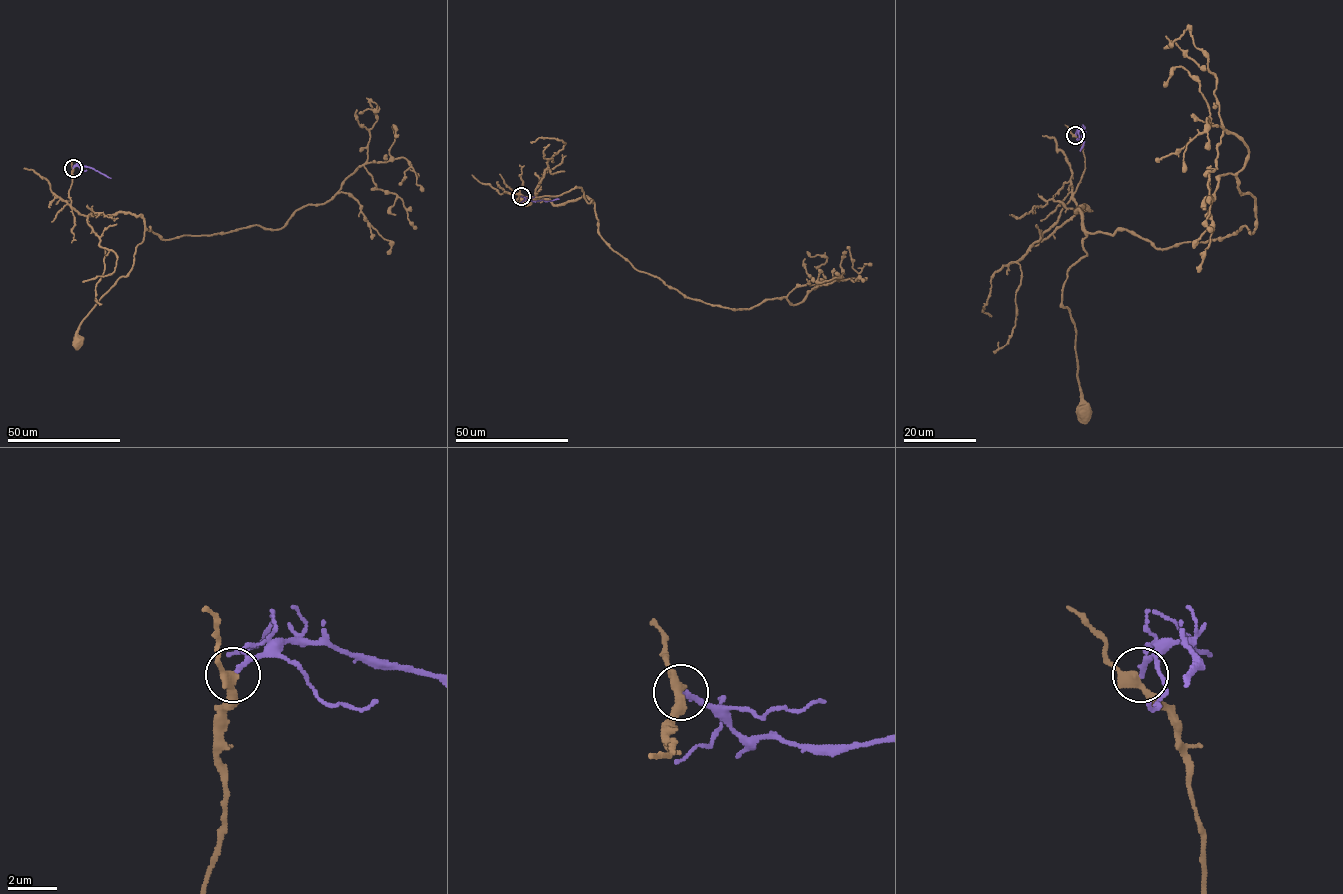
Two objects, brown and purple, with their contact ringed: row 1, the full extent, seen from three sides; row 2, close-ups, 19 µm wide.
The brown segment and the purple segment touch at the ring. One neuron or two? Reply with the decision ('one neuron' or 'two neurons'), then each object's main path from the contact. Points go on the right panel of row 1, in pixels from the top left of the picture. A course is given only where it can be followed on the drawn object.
two neurons | brown via (1076, 135), (1087, 254), (1068, 270), (1062, 305), (1084, 411) | purple via (1076, 134), (1083, 131), (1080, 151)

